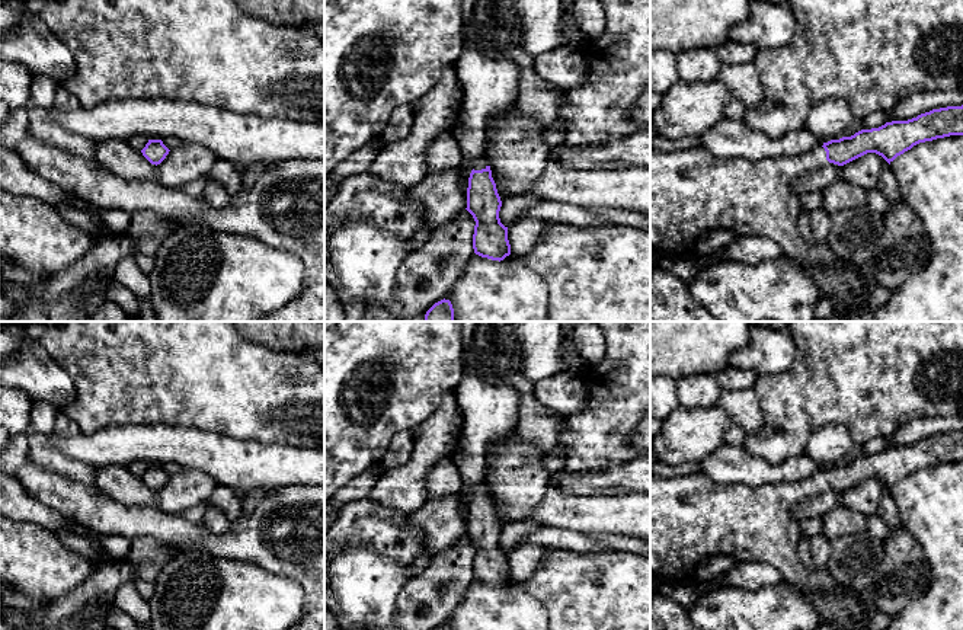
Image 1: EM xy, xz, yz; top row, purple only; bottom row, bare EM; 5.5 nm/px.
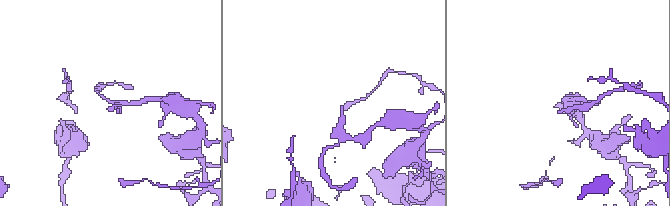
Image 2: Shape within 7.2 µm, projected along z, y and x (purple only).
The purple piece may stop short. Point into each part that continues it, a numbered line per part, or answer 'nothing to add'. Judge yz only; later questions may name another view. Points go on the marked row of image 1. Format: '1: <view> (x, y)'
1: yz (693, 191)

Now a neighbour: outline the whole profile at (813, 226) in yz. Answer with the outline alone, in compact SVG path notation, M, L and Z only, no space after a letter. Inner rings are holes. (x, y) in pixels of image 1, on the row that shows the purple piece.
M823 207L812 211L800 210L799 212L797 230L807 244L826 244L831 226L831 214Z

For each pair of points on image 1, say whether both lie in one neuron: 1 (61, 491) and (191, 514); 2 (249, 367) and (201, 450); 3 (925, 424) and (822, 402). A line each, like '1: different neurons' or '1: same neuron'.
1: different neurons
2: different neurons
3: different neurons

